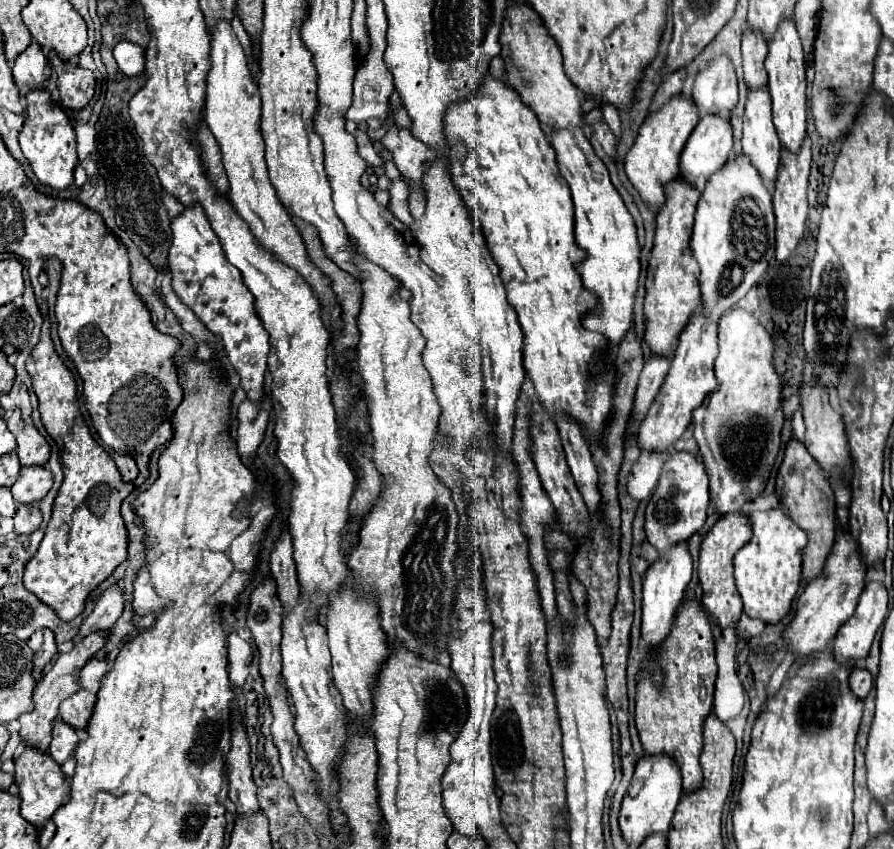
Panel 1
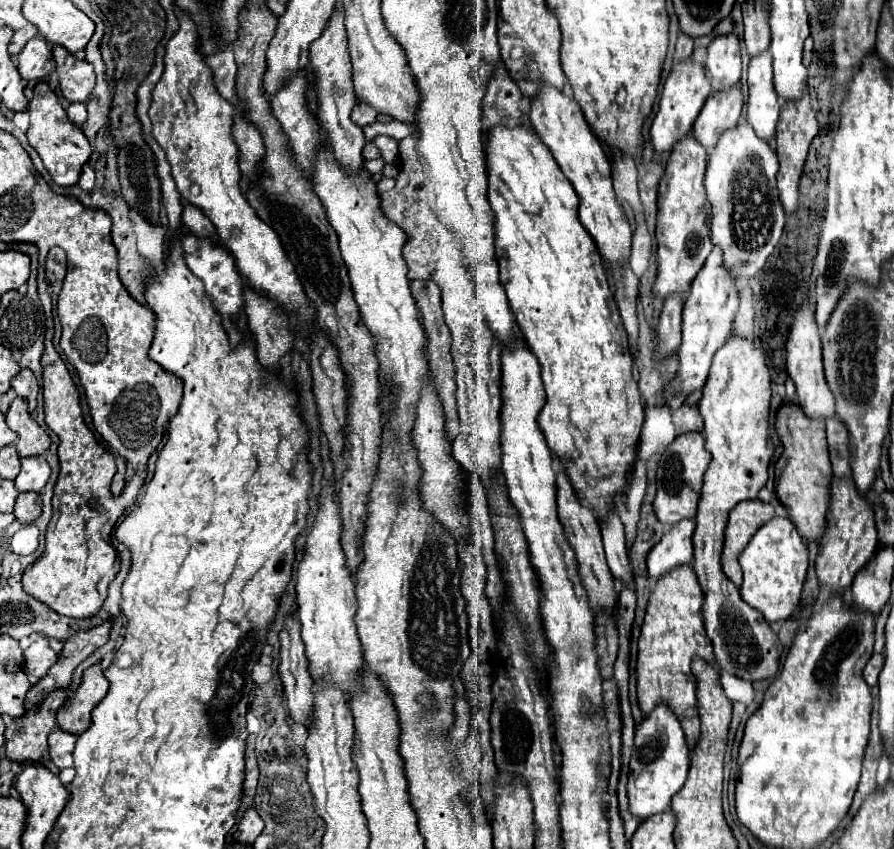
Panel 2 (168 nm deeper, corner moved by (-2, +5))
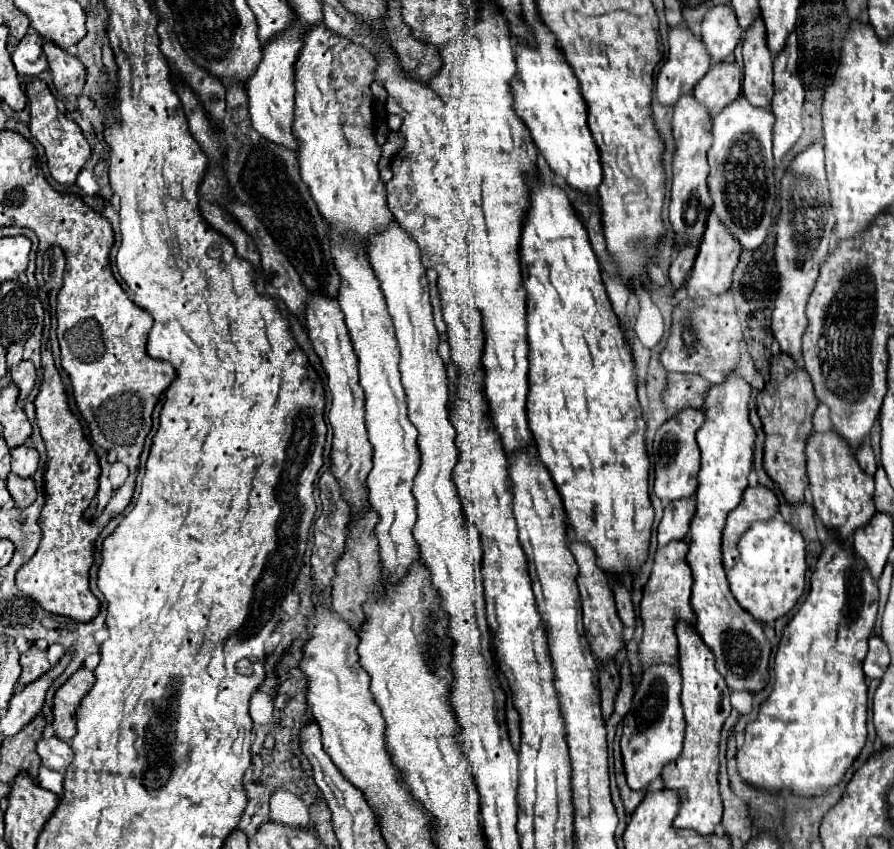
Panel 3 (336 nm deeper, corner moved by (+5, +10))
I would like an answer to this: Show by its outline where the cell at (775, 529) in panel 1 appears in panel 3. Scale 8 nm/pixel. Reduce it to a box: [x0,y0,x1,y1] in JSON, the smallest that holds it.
[728,518,806,622]

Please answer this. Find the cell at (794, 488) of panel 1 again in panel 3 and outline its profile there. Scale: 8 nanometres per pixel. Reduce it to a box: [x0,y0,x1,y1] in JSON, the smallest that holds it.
[758,354,818,504]

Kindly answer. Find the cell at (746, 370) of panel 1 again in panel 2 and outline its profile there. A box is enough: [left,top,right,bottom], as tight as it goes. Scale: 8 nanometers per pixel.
[693,335,783,683]

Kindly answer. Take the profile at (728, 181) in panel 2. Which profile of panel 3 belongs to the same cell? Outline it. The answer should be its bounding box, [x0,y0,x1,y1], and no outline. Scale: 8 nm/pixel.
[708,96,776,250]

